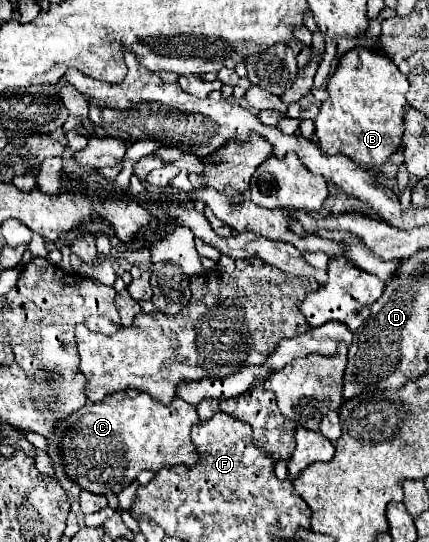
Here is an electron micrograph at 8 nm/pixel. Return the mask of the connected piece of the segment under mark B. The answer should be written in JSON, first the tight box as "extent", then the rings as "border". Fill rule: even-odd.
{"extent":[315,45,407,167],"border":[[[357,45],[341,55],[337,69],[327,83],[329,97],[315,117],[315,133],[323,153],[343,153],[361,167],[383,165],[401,143],[407,89],[407,77],[381,49]]]}

